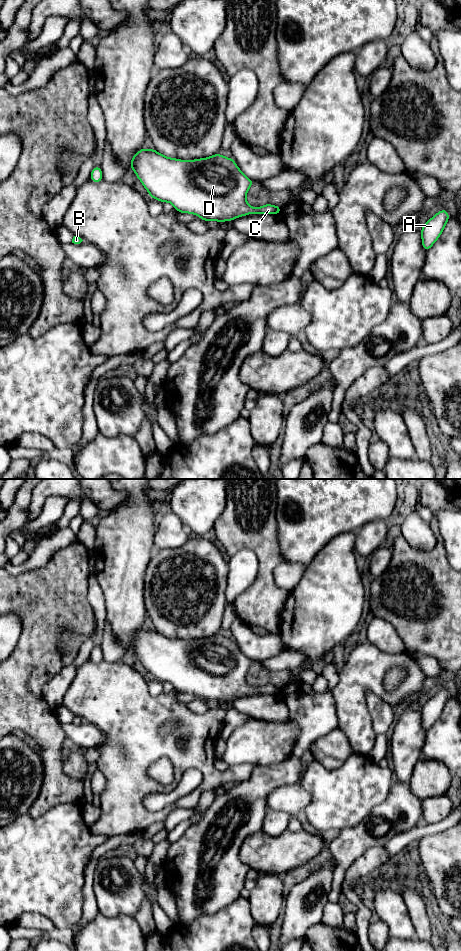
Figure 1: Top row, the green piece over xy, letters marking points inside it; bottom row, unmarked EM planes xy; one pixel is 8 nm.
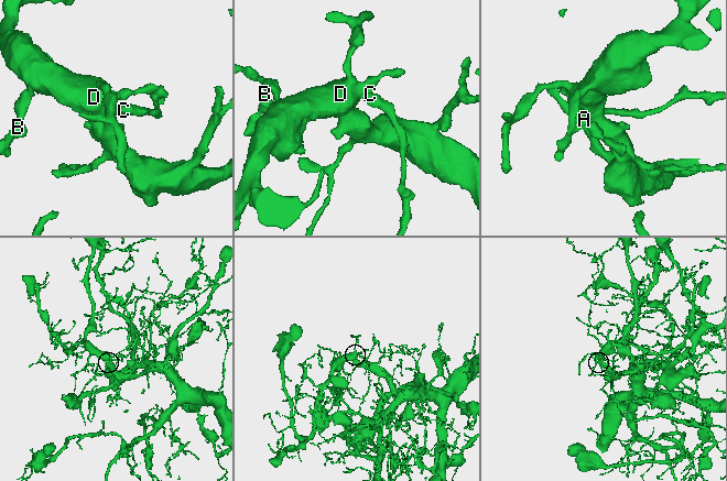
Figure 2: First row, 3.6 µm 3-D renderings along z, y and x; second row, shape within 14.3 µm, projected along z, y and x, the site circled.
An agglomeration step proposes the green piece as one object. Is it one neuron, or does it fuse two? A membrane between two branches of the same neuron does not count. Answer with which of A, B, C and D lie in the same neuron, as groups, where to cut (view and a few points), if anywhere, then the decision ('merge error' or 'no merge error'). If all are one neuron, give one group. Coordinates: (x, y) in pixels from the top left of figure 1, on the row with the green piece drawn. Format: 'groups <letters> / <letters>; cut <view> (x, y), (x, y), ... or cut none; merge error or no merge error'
groups A B C D; cut none; no merge error

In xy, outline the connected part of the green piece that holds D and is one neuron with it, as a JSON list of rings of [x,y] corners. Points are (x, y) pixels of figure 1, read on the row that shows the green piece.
[[[140,149],[131,159],[130,169],[148,191],[150,198],[162,203],[169,202],[179,213],[195,214],[207,221],[233,221],[234,219],[255,214],[281,213],[281,206],[266,203],[261,207],[252,207],[247,203],[246,195],[254,181],[249,179],[237,166],[233,158],[220,153],[207,158],[181,160],[166,157],[153,149]]]

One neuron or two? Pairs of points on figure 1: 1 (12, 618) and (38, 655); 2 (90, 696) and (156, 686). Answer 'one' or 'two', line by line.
1: two
2: two

